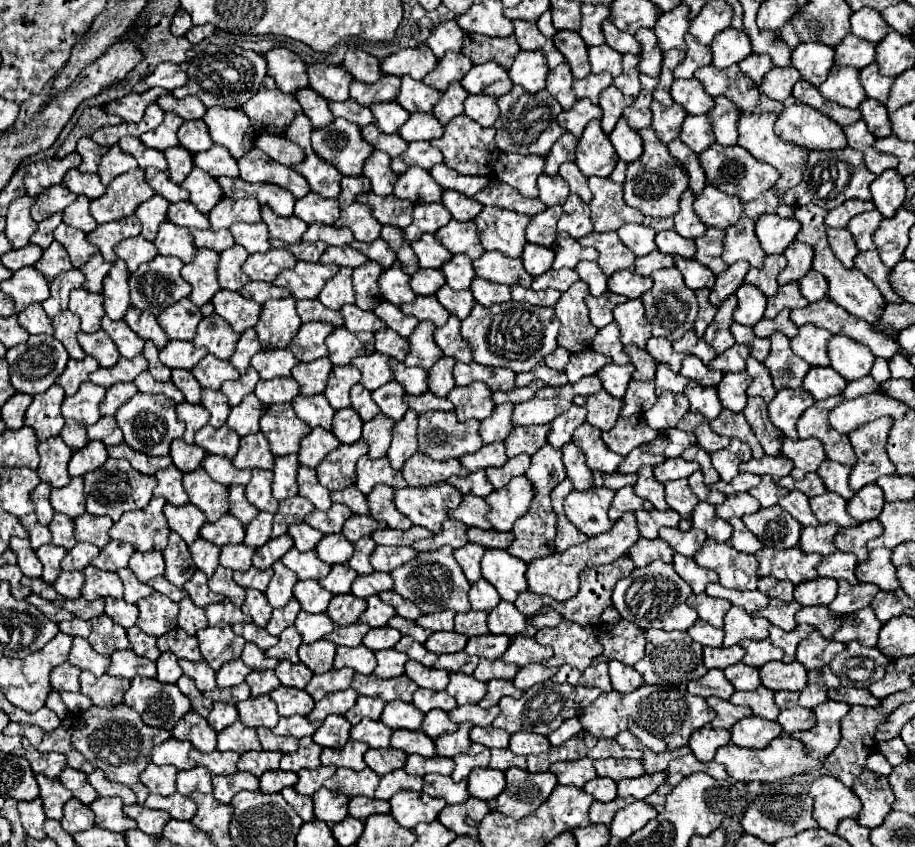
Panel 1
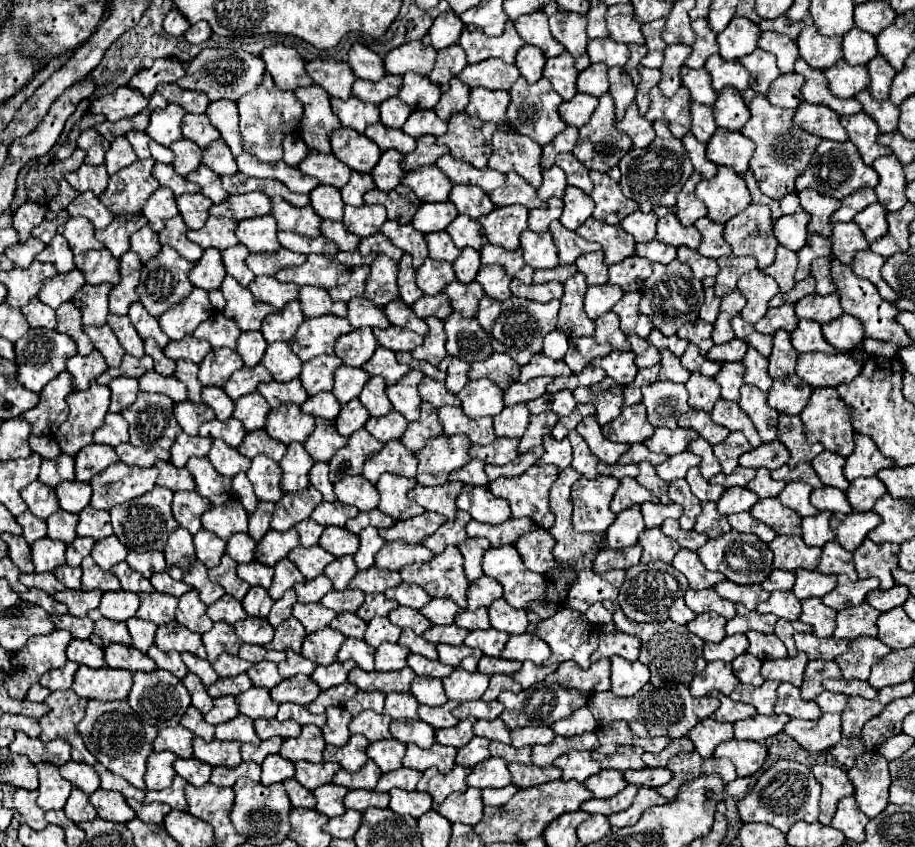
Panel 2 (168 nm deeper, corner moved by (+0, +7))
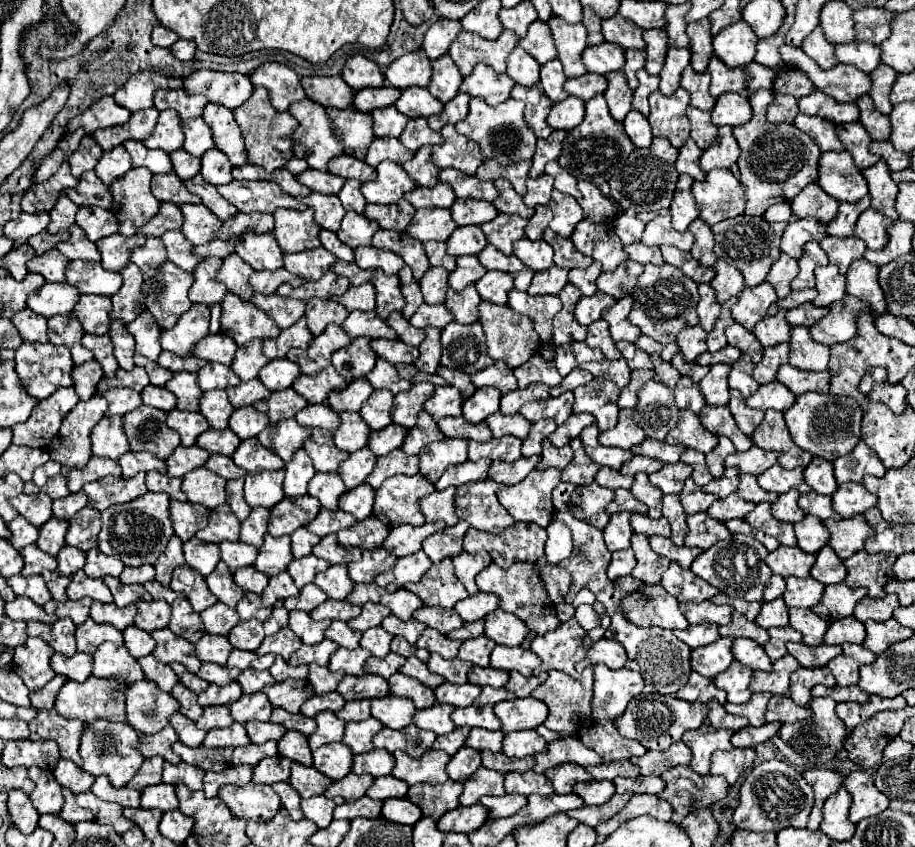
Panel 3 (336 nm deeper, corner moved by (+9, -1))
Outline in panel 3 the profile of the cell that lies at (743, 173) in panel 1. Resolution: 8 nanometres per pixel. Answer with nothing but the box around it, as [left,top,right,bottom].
[700,127,740,171]

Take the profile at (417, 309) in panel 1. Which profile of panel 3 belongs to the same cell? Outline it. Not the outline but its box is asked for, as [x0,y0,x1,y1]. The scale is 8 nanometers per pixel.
[410,303,452,329]

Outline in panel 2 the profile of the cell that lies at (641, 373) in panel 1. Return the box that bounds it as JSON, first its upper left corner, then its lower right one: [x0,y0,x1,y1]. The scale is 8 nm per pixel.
[627,335,661,367]

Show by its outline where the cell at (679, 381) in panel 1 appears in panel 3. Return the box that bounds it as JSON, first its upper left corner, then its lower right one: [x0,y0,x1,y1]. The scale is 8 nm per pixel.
[650,355,682,389]

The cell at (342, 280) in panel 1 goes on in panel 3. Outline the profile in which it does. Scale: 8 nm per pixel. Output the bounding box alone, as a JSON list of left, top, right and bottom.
[334,281,376,311]

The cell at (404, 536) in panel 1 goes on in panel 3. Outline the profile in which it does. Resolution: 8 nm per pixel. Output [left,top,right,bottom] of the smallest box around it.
[384,521,444,557]

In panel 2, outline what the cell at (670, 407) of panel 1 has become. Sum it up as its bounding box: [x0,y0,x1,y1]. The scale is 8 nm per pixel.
[643,381,689,429]

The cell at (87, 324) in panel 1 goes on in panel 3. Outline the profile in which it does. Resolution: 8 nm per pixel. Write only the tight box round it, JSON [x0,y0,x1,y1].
[72,295,110,335]

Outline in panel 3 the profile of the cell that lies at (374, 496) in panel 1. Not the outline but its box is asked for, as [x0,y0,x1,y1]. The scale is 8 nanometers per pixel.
[374,473,434,527]

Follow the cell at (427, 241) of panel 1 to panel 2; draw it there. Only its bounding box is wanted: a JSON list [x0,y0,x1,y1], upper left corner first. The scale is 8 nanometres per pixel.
[427,231,459,263]

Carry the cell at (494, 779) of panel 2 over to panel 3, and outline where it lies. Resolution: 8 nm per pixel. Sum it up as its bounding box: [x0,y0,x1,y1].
[460,767,504,805]

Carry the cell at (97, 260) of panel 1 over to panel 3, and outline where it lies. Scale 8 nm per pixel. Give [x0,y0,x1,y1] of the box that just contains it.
[66,261,122,295]

